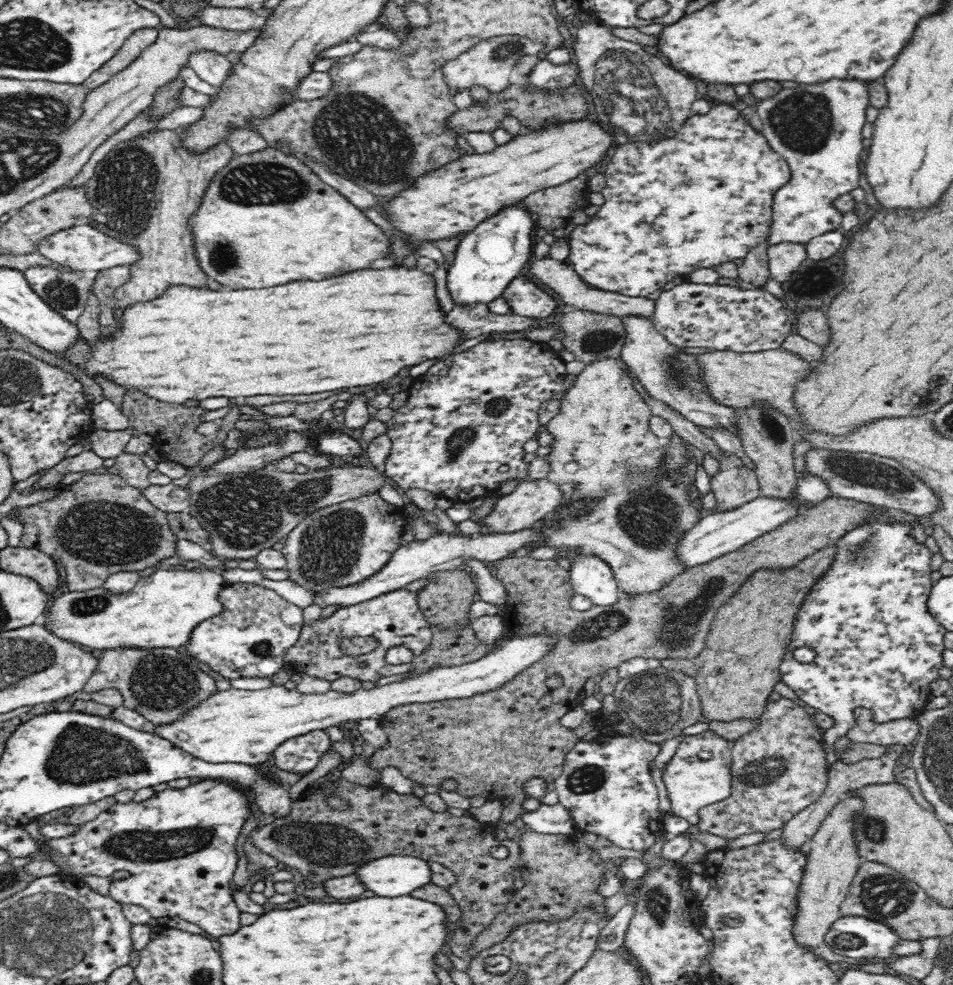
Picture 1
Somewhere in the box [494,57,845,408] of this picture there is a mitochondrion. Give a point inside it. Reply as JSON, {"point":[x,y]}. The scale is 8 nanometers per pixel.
{"point":[802,121]}

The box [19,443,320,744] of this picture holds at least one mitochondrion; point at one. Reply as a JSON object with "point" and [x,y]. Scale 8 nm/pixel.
{"point":[100,532]}

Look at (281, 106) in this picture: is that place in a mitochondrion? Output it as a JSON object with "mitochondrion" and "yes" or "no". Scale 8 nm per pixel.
{"mitochondrion":"no"}

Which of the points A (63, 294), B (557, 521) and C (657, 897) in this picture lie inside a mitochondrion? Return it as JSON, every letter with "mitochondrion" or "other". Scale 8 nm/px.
{"A":"mitochondrion","B":"other","C":"mitochondrion"}

